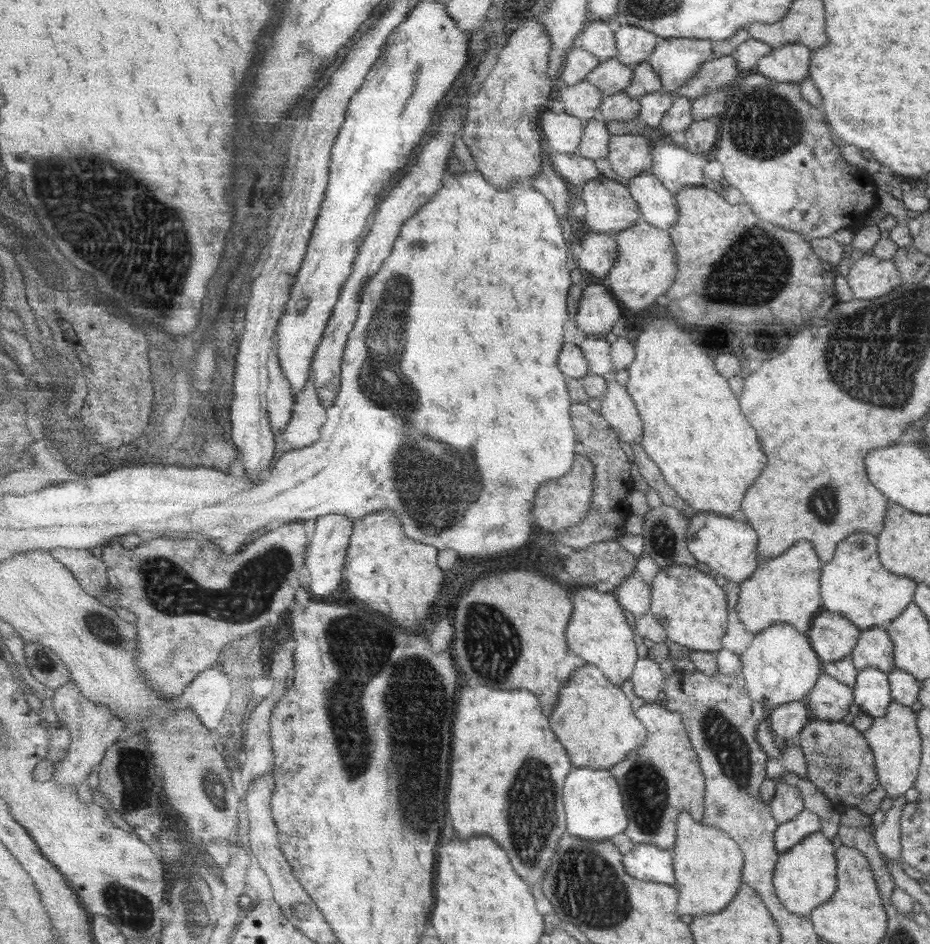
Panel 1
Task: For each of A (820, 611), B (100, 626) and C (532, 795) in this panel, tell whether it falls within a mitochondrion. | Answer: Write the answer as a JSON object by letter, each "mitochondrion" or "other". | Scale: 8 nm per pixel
{"A":"other","B":"mitochondrion","C":"mitochondrion"}

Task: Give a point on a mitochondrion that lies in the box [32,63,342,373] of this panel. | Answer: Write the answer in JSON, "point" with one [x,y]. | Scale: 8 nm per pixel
{"point":[131,220]}

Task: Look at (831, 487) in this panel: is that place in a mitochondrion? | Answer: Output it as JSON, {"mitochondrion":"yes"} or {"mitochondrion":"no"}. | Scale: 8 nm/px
{"mitochondrion":"yes"}

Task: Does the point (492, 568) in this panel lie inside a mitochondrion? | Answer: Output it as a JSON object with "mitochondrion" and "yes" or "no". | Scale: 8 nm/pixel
{"mitochondrion":"no"}

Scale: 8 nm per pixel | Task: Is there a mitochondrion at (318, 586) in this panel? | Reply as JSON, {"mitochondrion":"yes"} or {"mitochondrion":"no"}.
{"mitochondrion":"no"}

